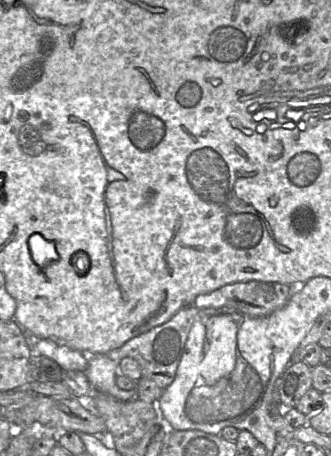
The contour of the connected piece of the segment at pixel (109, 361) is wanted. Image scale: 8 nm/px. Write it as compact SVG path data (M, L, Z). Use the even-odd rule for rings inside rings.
M107 354L89 355L88 366L84 373L98 392L108 394L123 402L138 399L137 389L126 391L117 386L118 364L119 361L115 361Z

